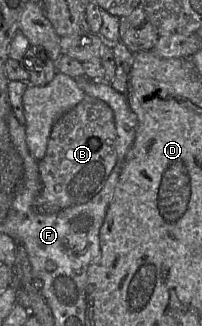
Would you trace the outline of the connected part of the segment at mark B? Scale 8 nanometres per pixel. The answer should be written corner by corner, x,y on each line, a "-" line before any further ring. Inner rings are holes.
86,95
54,124
45,156
38,162
41,191
35,198
36,211
52,214
91,200
104,187
117,164
117,131
114,112
99,98

